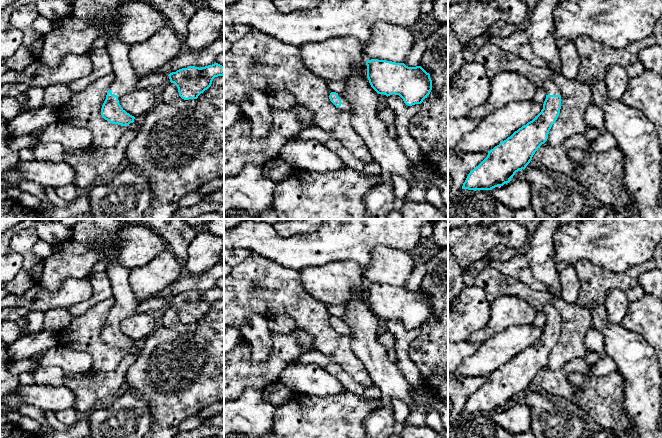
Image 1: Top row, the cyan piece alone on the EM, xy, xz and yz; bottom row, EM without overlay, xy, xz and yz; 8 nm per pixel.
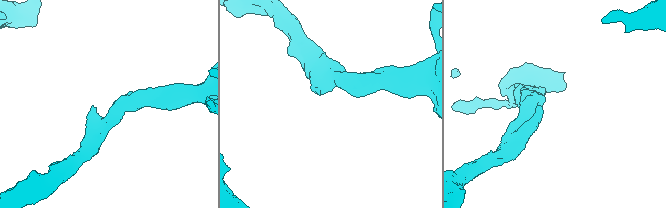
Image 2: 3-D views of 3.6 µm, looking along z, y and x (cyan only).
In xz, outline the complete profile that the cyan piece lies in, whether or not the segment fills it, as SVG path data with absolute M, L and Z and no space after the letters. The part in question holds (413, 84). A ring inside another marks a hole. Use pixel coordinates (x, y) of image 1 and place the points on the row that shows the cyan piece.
M378 59L367 60L366 65L369 83L378 94L384 94L387 97L392 94L399 95L408 106L421 104L432 90L430 74L421 66L408 67L404 63Z

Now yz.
M545 81L546 99L541 112L526 125L515 131L510 137L488 151L487 157L468 174L462 189L491 190L509 183L516 172L525 169L538 148L548 139L549 131L557 120L561 109L561 93L555 82Z

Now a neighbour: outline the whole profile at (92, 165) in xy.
M127 130L112 147L92 144L87 149L65 150L63 161L74 169L76 186L90 187L116 173L124 165L126 148L136 136L137 131Z

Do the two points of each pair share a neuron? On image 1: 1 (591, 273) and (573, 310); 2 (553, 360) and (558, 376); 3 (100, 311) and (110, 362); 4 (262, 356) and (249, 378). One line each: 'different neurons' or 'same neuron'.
1: different neurons
2: different neurons
3: same neuron
4: different neurons

